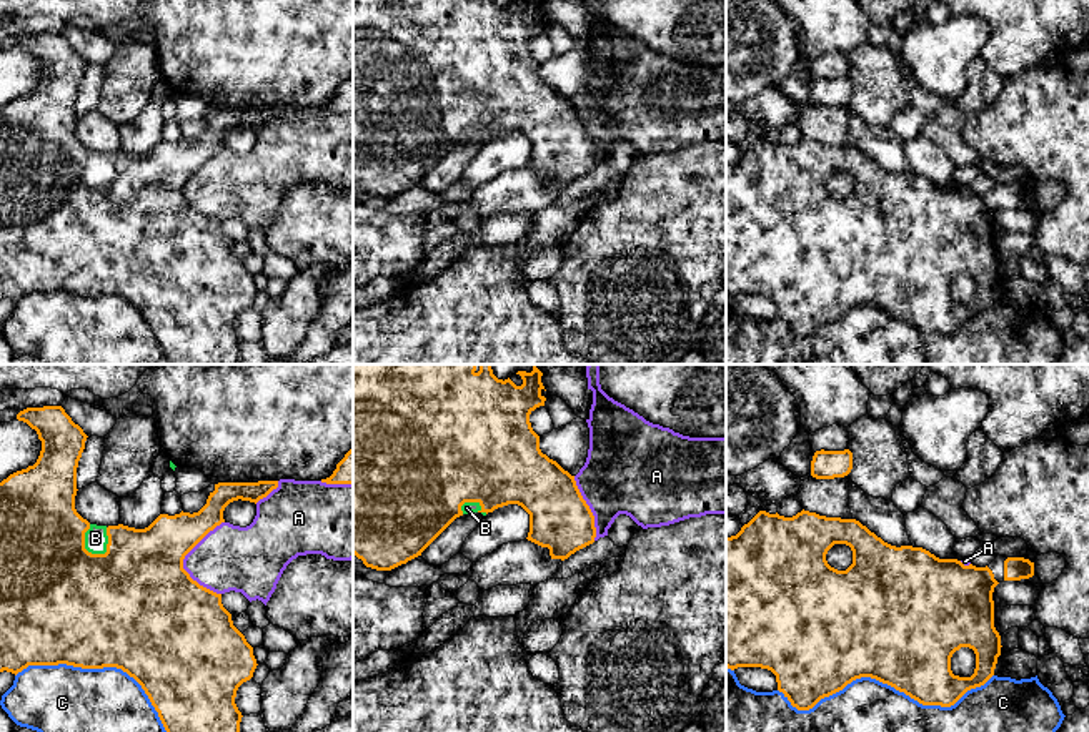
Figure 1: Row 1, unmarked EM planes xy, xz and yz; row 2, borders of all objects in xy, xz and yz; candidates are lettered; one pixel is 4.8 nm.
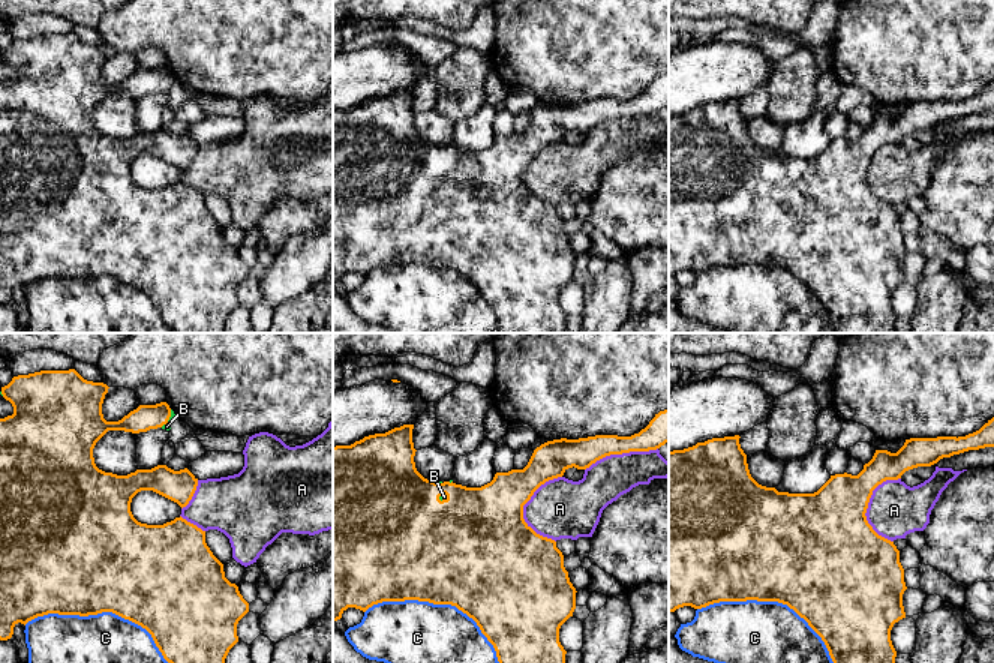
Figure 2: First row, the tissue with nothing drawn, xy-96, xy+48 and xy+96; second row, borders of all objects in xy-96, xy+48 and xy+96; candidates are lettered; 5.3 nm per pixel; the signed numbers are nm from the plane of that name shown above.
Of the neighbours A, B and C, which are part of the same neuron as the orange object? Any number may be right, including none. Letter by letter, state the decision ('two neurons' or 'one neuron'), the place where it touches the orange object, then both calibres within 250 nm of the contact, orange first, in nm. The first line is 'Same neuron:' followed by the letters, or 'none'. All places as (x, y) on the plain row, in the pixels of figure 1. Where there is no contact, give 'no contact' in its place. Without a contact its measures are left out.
Same neuron: B
A: two neurons; meets orange in xy at (182, 188); 480 nm thick on the orange side, 320 nm on the other
B: one neuron; meets orange in xy at (84, 173); 500 nm thick on the orange side, 110 nm on the other
C: two neurons; meets orange in yz at (885, 310); 500 nm thick on the orange side, 480 nm on the other

